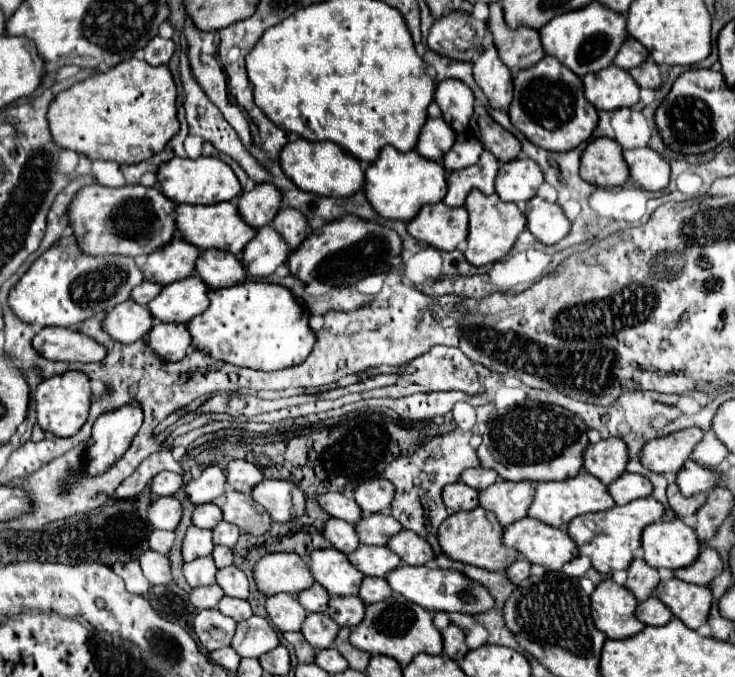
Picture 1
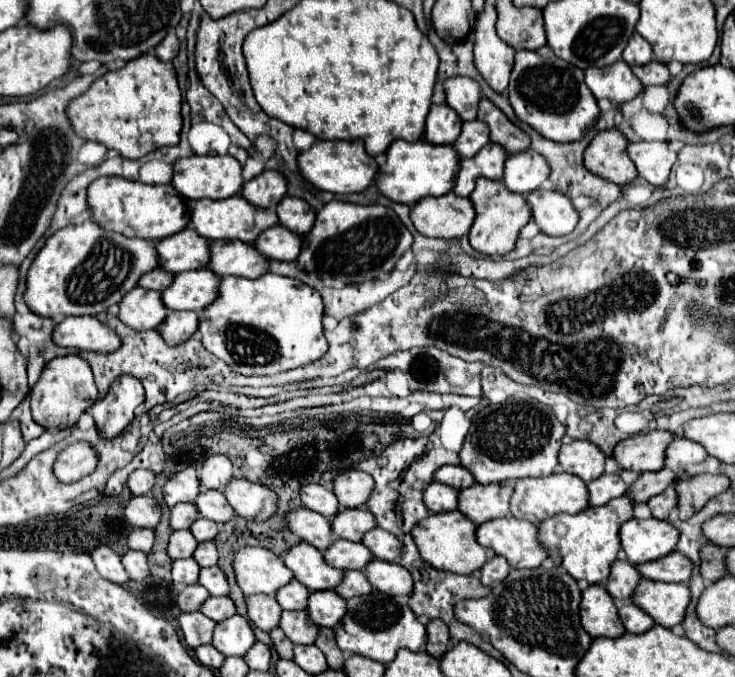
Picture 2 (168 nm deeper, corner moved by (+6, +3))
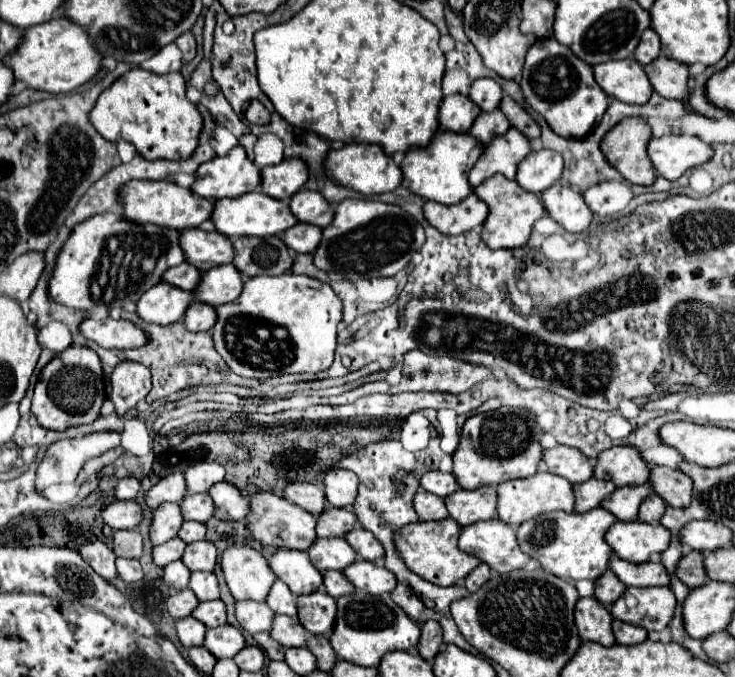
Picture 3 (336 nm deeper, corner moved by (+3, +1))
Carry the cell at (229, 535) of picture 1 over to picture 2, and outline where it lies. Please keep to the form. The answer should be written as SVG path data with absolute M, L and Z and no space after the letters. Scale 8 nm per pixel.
M200 517L194 521L194 525L190 525L190 533L196 537L196 541L212 541L218 535L218 525Z

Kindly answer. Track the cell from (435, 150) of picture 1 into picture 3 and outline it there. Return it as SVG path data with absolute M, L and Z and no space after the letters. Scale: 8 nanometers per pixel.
M449 95L443 97L439 107L439 127L443 131L467 133L473 125L473 119L481 113L481 109L469 101L465 95Z

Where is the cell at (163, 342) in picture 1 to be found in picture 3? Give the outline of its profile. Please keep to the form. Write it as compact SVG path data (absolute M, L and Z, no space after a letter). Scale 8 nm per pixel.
M191 303L185 311L183 317L183 325L189 331L209 331L215 323L215 315L213 315L213 307L205 305L205 303Z

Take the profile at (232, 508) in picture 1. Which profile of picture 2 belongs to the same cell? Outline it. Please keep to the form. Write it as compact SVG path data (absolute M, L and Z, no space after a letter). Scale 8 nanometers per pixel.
M202 491L194 499L194 505L200 517L212 519L216 523L226 523L230 517L234 517L234 509L230 509L222 491Z

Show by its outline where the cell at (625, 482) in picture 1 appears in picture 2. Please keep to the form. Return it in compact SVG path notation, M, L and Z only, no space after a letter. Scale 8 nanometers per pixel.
M602 473L596 481L588 483L588 505L598 507L606 505L610 499L622 497L622 493L628 491L628 485L618 475Z

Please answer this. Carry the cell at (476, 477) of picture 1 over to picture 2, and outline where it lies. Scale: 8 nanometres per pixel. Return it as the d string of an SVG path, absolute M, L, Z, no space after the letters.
M444 465L440 469L434 471L434 481L438 483L444 483L448 487L454 487L454 489L466 489L470 485L474 485L474 477L470 471L466 471L464 467L460 465Z

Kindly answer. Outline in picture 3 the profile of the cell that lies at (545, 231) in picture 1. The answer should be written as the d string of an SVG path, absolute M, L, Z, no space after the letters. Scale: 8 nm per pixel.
M557 183L549 187L541 193L541 201L547 215L557 221L567 233L583 233L593 219L593 213L585 205L581 193L575 193L567 185Z

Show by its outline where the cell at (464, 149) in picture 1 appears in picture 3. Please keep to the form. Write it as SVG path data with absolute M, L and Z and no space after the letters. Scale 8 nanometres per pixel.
M489 111L489 113L479 113L473 127L469 129L469 135L475 137L479 143L487 145L491 143L495 137L503 135L509 129L509 121L505 121L505 115L501 115L501 111Z

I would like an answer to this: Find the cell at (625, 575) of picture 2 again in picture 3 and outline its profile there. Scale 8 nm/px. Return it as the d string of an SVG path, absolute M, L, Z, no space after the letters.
M607 569L601 579L595 581L595 597L605 605L605 607L611 607L619 597L621 593L625 591L625 585L617 579L617 575Z

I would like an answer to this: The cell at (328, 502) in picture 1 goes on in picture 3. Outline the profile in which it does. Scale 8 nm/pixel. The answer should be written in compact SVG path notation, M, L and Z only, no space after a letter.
M291 483L291 485L287 485L285 497L291 499L293 503L297 503L299 507L309 511L315 517L319 517L327 507L325 493L311 483Z

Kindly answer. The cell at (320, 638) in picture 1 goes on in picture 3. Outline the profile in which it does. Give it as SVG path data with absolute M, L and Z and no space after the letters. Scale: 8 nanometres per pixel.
M275 615L273 627L271 627L271 637L277 639L283 647L305 647L307 631L299 623L297 617Z

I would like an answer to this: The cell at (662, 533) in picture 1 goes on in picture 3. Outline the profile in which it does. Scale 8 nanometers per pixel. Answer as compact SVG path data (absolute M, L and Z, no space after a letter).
M617 521L605 535L611 549L625 561L645 563L651 555L663 553L671 543L671 531L659 523Z

